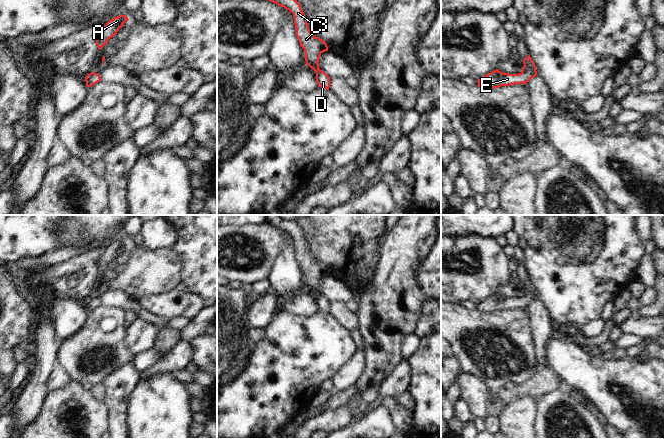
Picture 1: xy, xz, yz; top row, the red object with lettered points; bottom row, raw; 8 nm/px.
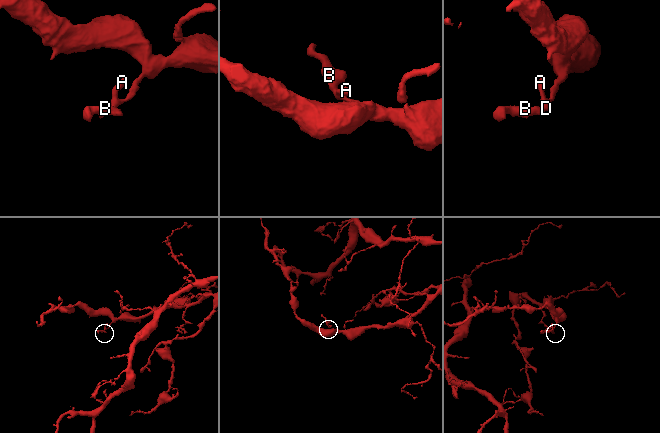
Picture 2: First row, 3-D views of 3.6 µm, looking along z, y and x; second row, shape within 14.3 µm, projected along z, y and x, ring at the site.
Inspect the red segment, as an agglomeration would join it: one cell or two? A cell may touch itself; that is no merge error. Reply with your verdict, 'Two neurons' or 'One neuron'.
One neuron.

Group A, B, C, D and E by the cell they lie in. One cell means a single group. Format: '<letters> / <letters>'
A B C D E

